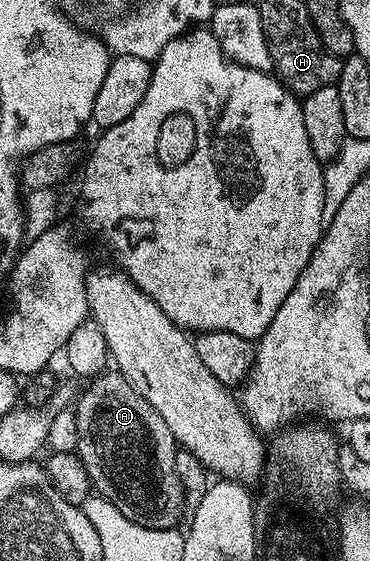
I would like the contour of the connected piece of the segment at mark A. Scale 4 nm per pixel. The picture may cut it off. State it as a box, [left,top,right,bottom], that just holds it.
[75,372,186,530]

